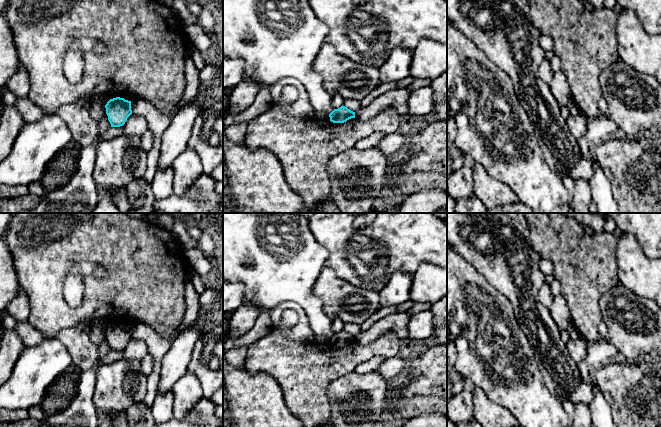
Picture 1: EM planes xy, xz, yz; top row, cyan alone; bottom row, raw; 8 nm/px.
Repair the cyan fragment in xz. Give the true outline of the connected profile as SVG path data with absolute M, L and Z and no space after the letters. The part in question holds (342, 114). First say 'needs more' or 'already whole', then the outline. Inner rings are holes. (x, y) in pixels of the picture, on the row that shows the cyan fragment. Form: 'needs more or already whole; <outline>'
needs more; M344 99L342 106L334 109L330 114L330 121L333 123L344 123L355 118L355 113L361 108L361 102L355 99Z

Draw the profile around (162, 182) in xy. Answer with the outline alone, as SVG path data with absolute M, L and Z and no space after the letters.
M172 168L157 170L152 180L152 192L155 200L168 198L172 194L173 178Z

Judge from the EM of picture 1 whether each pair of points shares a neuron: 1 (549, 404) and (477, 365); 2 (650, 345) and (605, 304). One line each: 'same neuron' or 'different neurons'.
1: same neuron
2: same neuron

